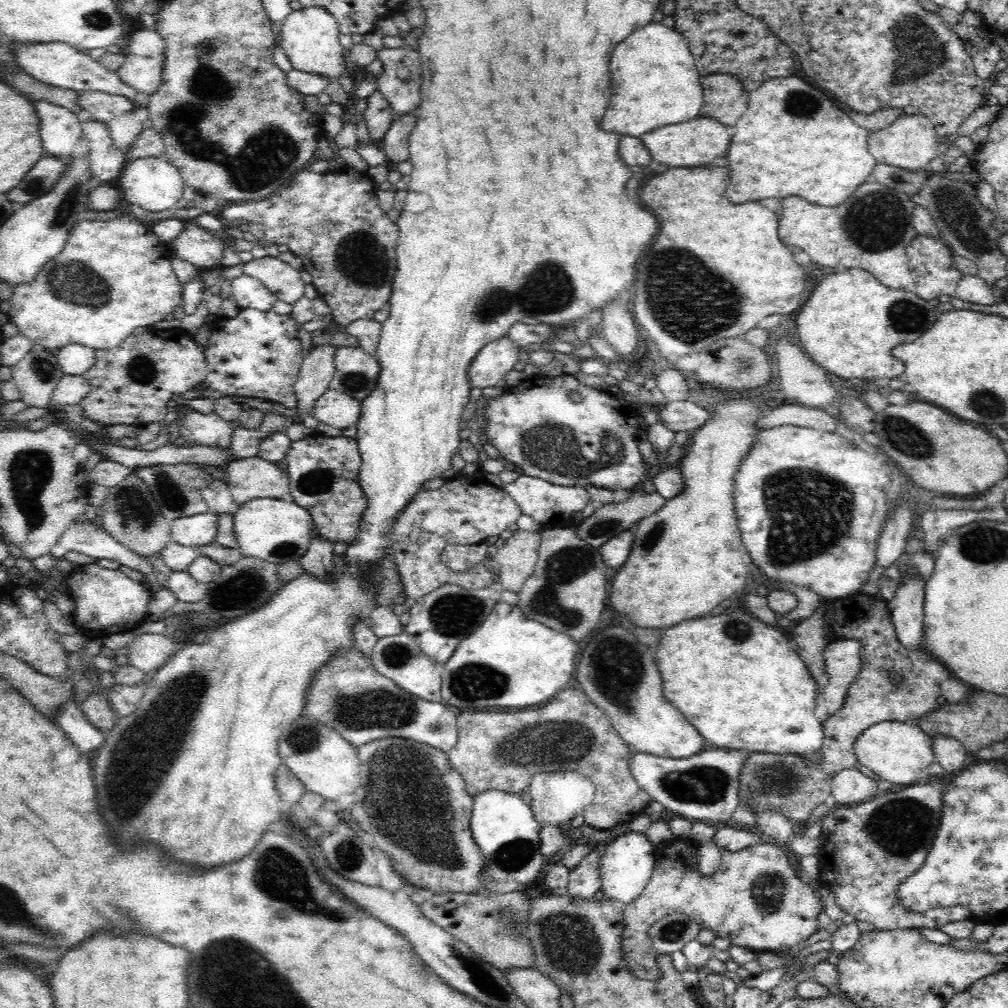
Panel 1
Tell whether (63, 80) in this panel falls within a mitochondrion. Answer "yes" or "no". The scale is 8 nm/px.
no

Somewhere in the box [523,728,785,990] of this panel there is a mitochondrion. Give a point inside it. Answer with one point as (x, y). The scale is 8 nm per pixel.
(569, 942)

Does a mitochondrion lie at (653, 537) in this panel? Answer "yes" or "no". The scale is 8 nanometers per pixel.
yes

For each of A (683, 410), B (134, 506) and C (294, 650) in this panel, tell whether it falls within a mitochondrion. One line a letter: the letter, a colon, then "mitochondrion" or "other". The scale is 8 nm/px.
A: other
B: mitochondrion
C: other

